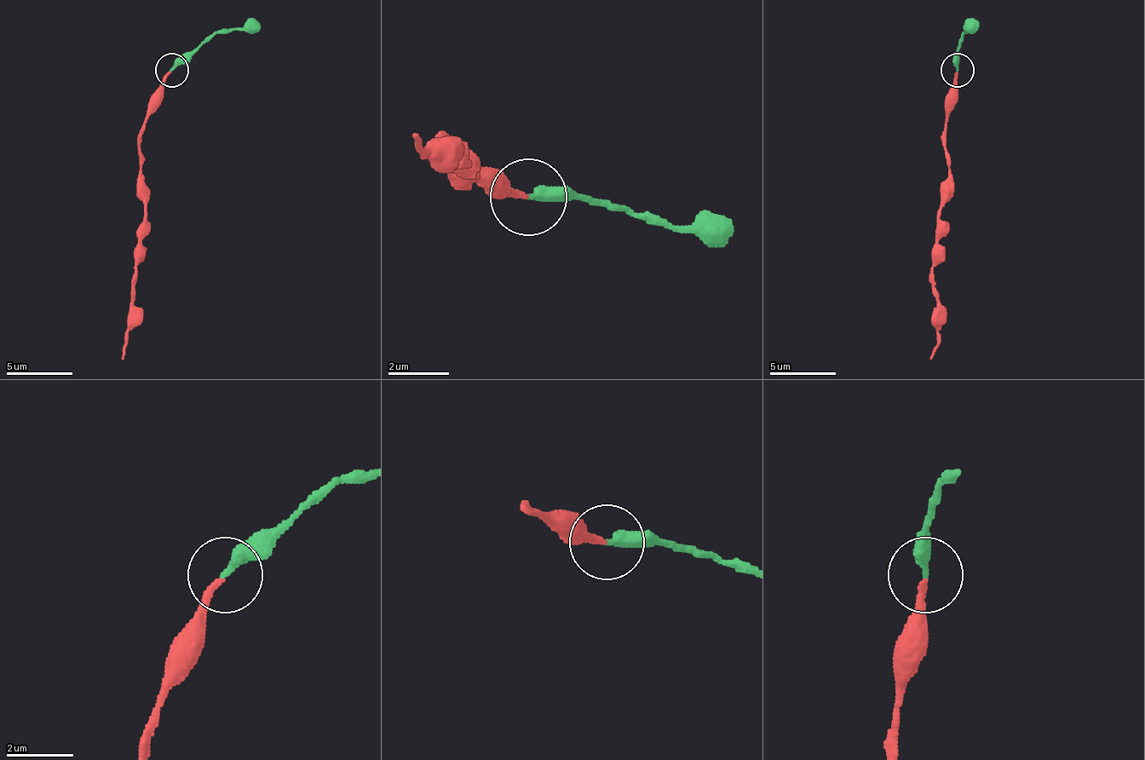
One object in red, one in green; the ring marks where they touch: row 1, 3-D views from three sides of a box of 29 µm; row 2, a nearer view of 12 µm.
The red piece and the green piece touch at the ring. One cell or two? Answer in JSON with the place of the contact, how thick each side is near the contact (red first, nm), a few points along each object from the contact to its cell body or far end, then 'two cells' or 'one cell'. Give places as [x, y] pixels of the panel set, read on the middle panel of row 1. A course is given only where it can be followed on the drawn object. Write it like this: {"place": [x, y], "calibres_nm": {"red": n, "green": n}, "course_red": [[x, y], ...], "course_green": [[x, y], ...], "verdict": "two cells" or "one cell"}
{"place": [528, 197], "calibres_nm": {"red": 200, "green": 320}, "course_red": [[526, 194], [457, 171], [457, 179], [465, 156], [450, 141], [442, 148], [427, 148], [411, 133]], "course_green": [[526, 194], [588, 194], [634, 217], [718, 225], [733, 233]], "verdict": "one cell"}

